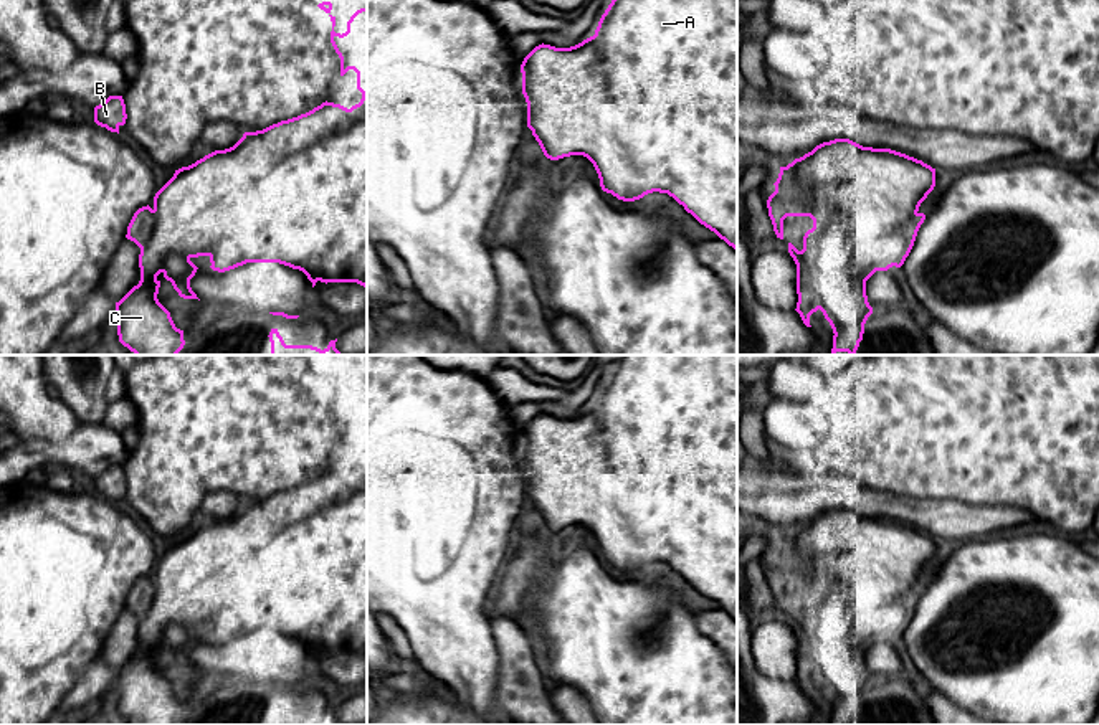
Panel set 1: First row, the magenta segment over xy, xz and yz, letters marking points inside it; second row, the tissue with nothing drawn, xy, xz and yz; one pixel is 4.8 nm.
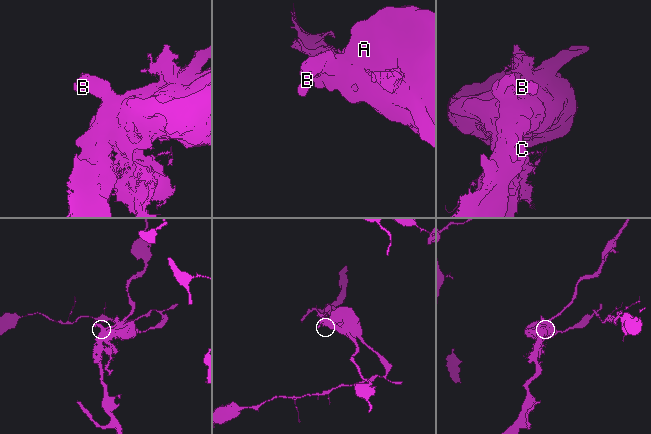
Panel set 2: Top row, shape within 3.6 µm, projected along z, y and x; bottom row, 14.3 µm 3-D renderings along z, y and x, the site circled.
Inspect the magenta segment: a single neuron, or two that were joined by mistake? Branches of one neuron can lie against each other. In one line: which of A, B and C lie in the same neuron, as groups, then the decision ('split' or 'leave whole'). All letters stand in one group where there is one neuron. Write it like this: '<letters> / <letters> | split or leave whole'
A B C | leave whole

